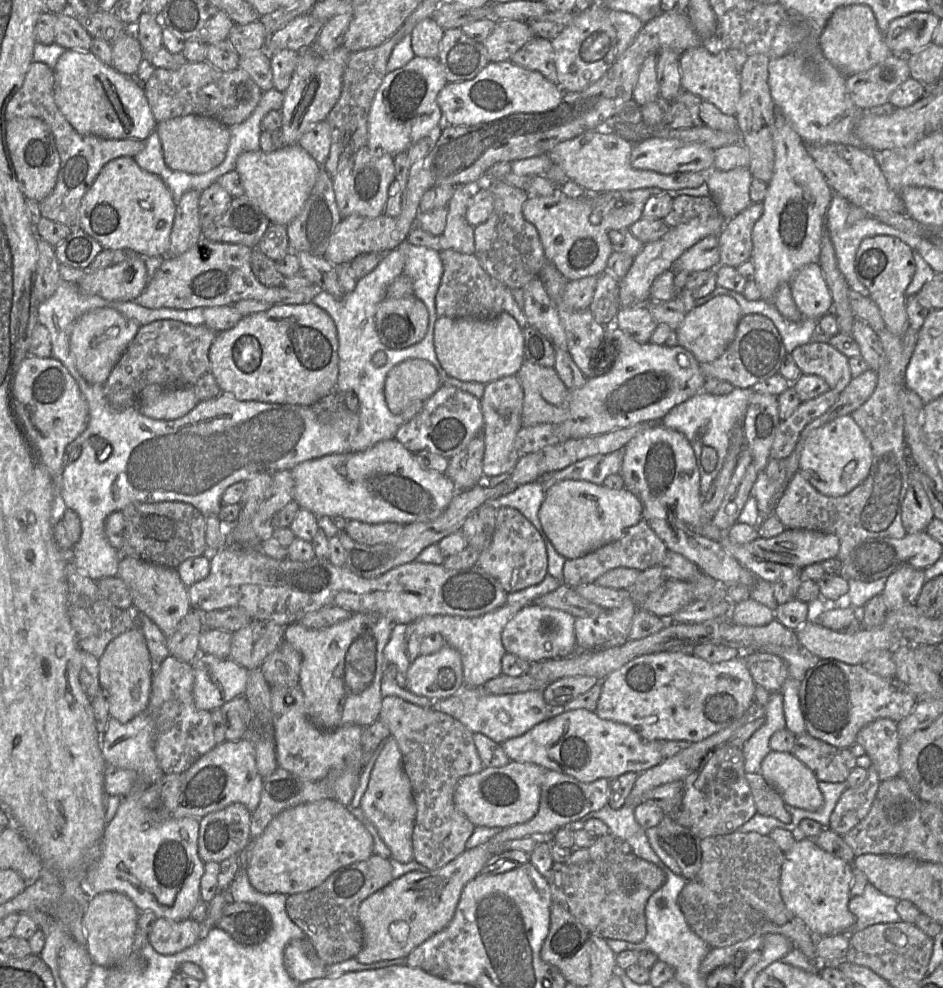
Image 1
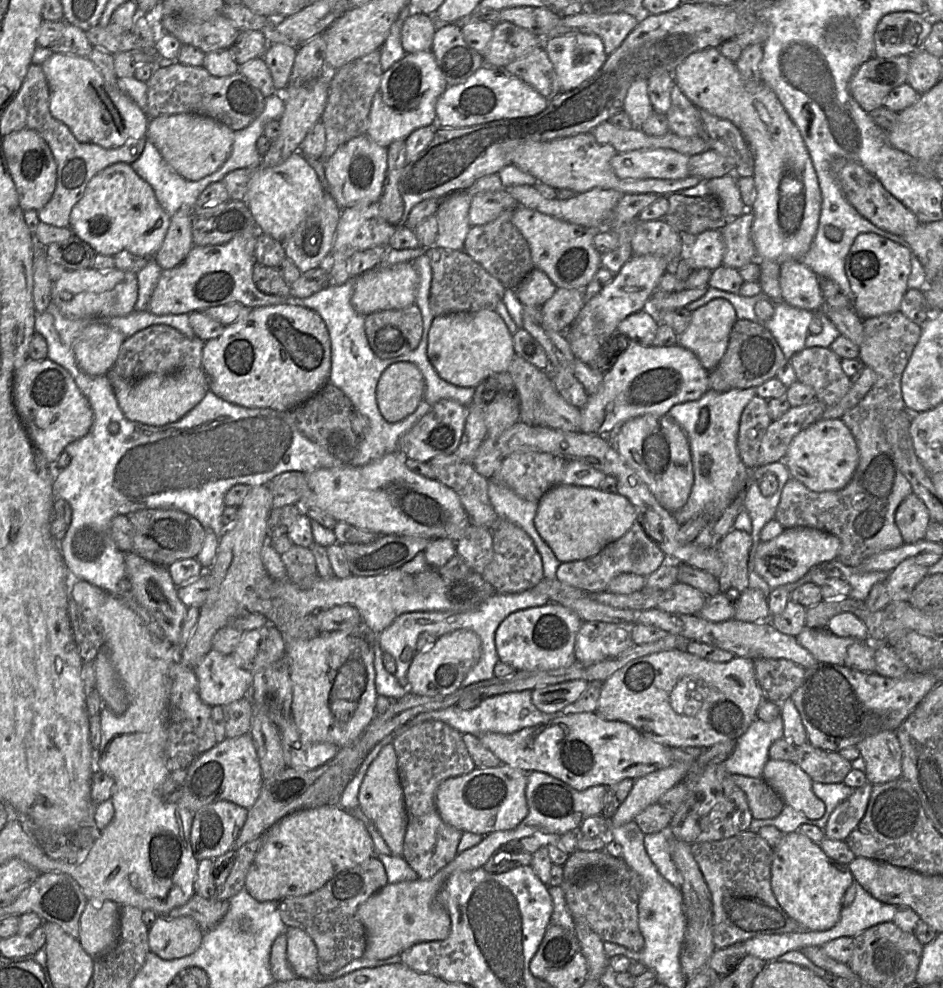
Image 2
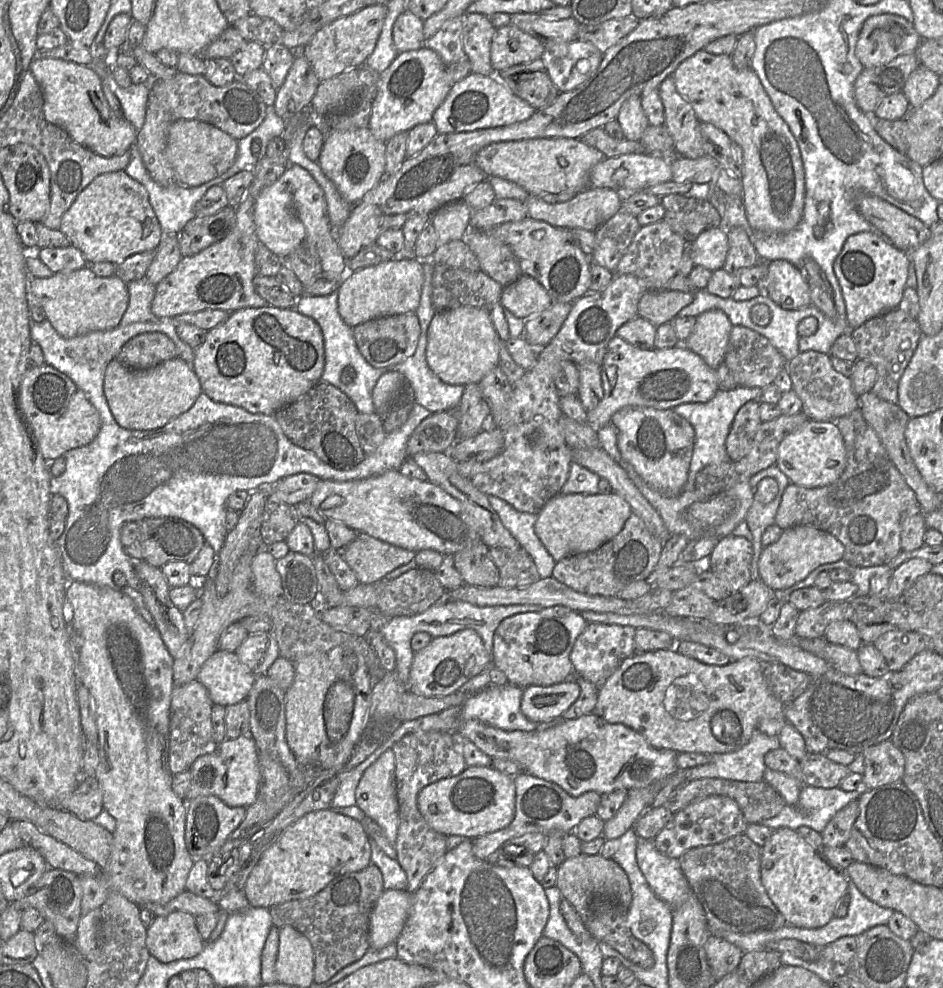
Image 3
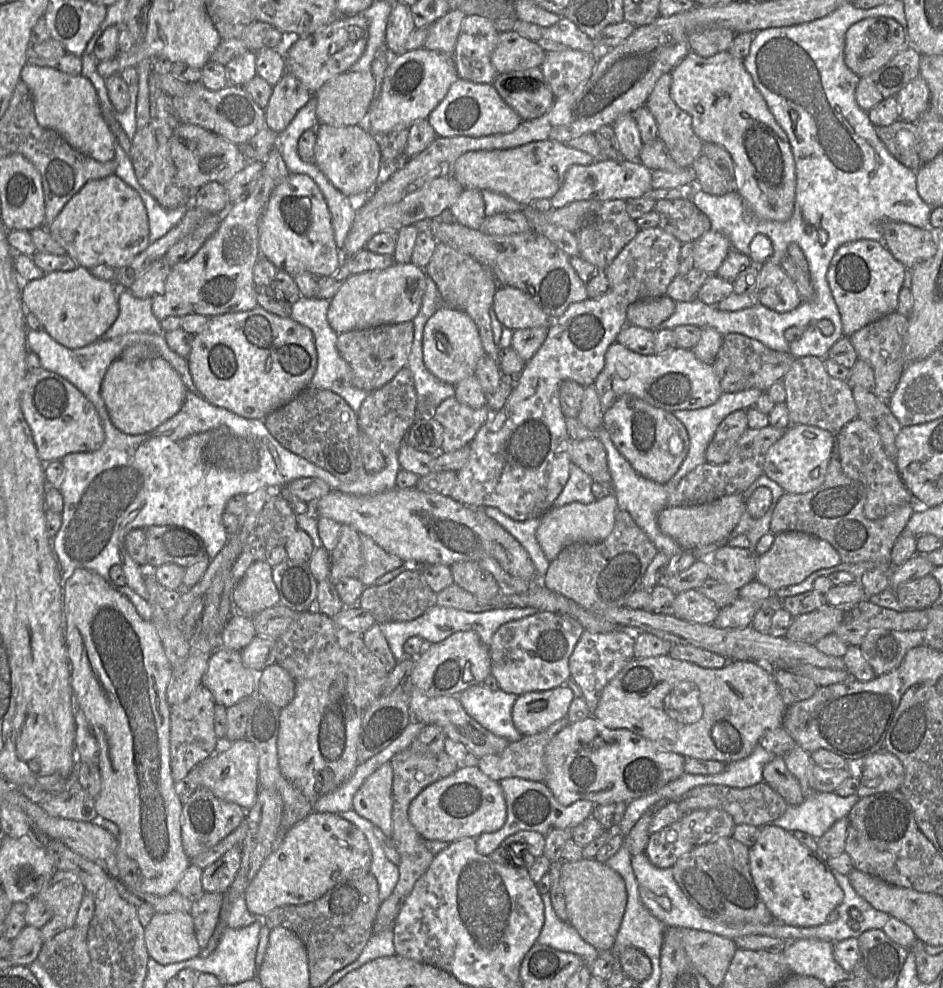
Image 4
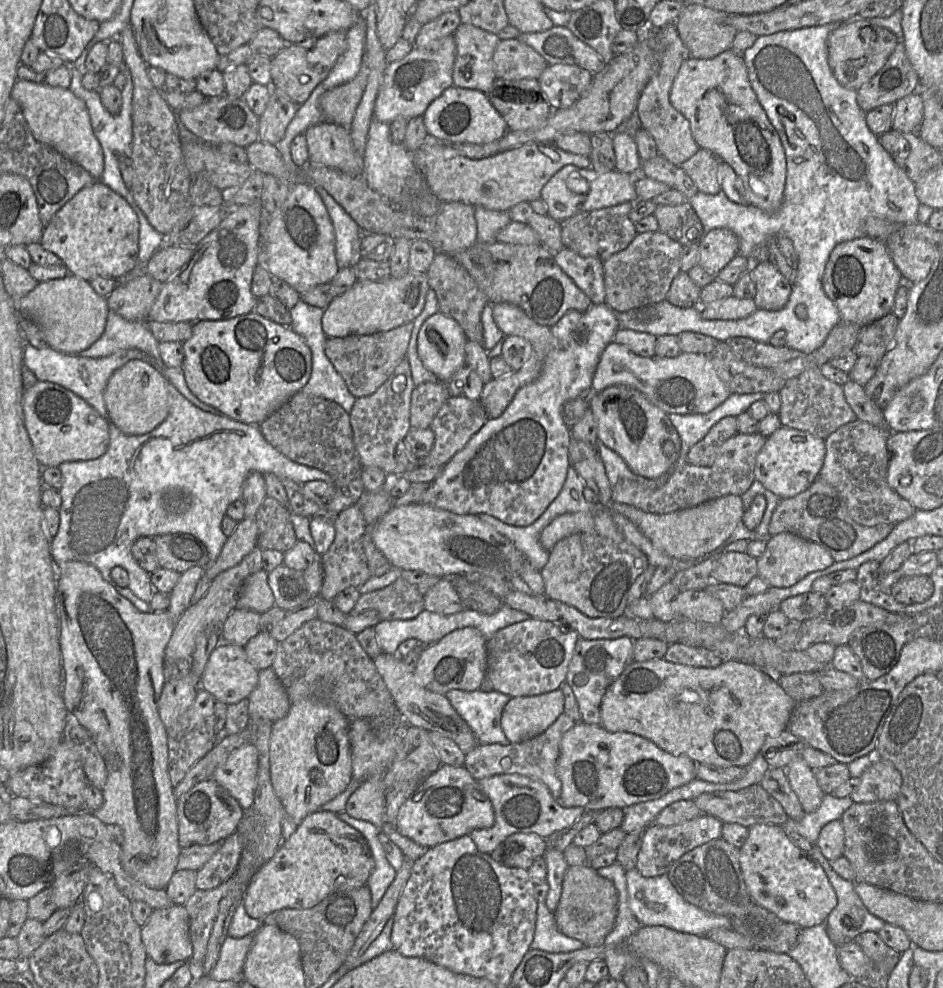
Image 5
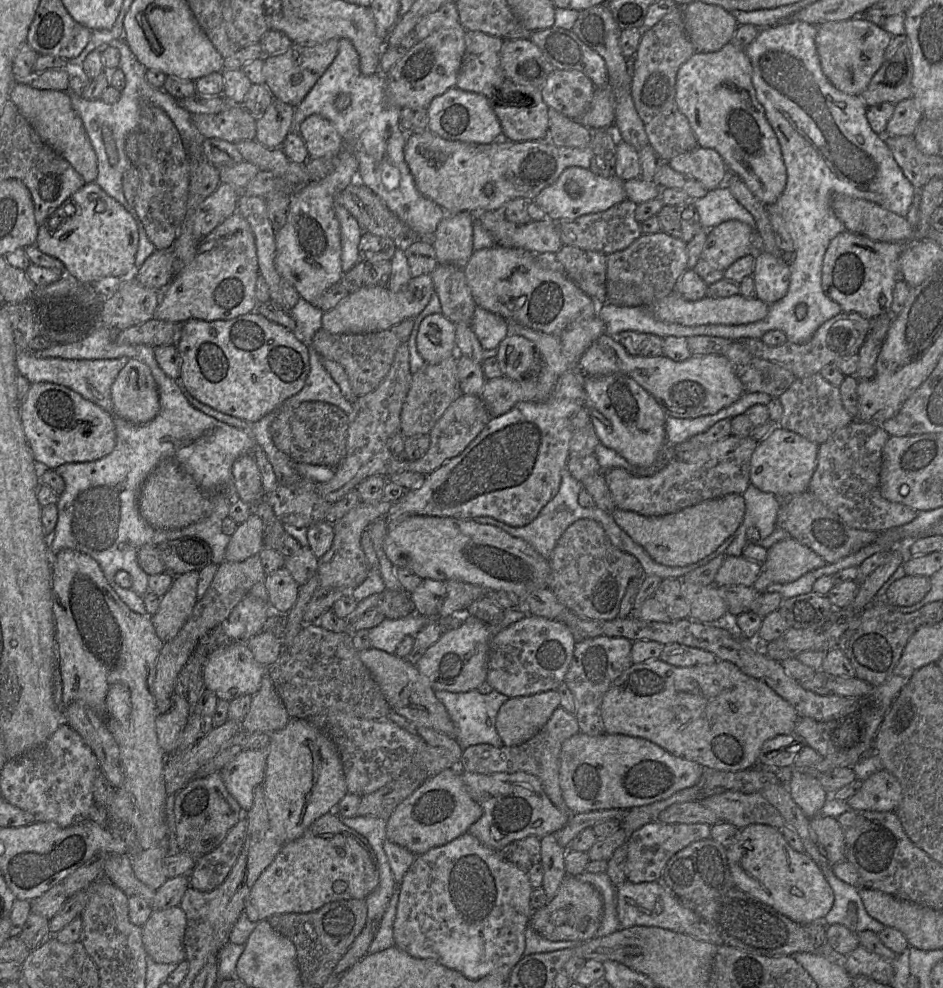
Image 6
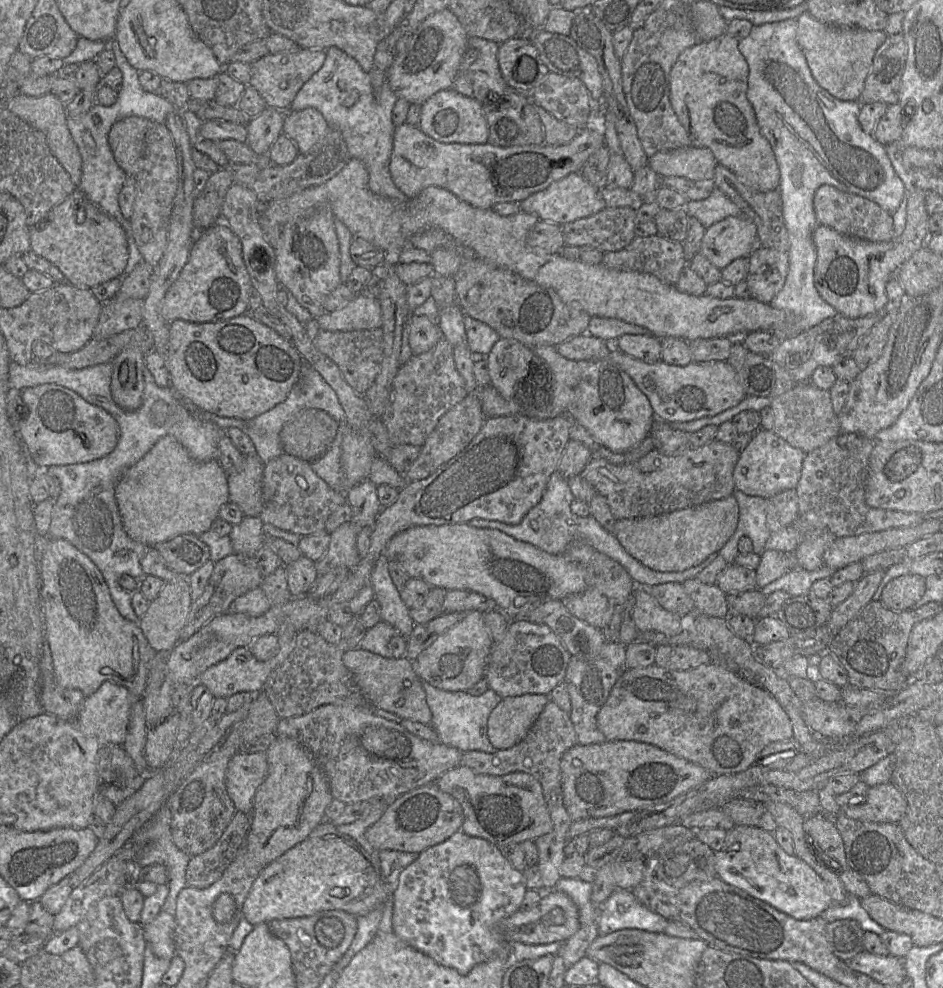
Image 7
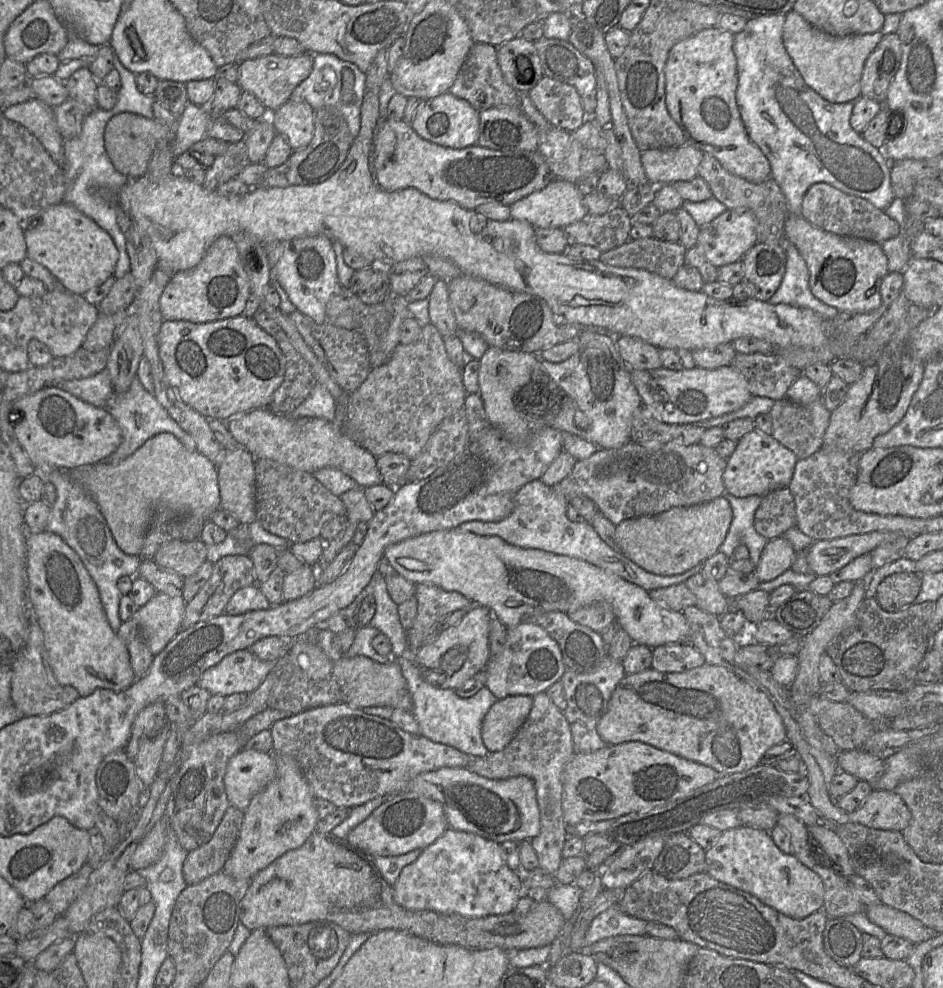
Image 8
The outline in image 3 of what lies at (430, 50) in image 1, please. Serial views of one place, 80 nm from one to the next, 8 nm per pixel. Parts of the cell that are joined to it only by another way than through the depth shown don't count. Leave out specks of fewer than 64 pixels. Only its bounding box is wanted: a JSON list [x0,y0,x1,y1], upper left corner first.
[392,11,425,53]

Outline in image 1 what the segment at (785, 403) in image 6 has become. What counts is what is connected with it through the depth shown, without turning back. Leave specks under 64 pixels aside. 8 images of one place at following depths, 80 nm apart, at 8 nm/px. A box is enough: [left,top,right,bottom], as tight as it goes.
[791,341,853,392]

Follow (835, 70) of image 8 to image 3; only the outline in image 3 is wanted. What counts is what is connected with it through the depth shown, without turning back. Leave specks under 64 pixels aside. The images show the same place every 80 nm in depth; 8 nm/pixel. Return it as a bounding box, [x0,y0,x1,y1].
[855,14,922,68]

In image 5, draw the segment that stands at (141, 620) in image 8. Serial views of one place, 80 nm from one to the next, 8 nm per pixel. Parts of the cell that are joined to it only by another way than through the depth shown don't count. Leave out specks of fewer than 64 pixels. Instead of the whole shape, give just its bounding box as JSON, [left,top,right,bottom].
[167,566,206,618]

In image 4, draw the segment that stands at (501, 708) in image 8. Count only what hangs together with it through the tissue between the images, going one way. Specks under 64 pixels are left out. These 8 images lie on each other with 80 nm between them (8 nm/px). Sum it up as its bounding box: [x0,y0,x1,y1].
[512,685,572,736]

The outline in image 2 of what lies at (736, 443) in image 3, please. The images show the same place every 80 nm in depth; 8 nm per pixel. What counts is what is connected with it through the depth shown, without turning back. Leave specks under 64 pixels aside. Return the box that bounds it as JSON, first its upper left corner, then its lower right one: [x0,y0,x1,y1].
[737,395,772,470]

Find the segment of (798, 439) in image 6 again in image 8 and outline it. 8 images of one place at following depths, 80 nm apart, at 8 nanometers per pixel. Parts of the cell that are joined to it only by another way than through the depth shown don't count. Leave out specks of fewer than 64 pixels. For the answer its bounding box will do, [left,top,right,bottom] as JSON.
[723,430,797,498]

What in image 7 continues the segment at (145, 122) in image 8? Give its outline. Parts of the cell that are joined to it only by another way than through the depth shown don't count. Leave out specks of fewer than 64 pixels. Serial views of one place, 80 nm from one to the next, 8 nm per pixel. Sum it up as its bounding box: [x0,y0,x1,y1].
[108,116,153,178]

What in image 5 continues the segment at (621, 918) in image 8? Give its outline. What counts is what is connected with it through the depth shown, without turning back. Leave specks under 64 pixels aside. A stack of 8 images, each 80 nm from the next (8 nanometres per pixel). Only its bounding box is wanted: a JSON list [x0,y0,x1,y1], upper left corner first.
[626,868,731,936]

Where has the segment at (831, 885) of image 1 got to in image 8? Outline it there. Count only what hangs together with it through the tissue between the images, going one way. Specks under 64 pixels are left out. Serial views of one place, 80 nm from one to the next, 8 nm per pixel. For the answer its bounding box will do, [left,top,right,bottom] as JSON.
[705,826,824,919]

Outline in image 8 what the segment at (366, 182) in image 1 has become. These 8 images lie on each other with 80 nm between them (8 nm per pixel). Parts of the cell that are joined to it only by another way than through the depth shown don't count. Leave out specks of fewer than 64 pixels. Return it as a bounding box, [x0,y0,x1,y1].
[268,100,314,150]

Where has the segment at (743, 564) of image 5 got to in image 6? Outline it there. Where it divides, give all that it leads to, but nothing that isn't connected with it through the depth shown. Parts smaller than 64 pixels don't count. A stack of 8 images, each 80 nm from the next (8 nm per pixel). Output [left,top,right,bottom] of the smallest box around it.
[714,556,762,587]

